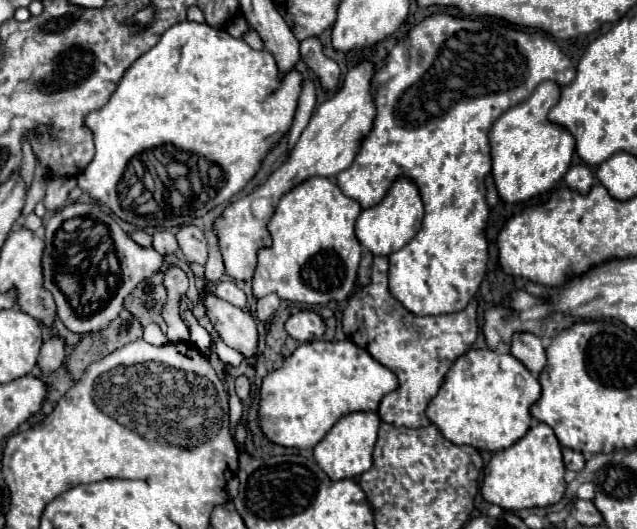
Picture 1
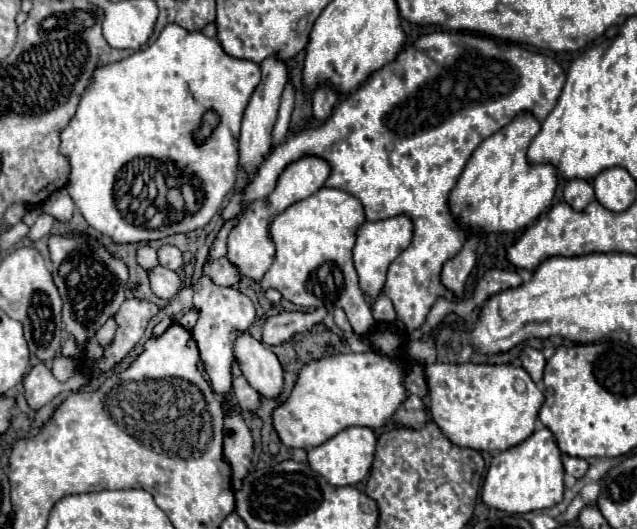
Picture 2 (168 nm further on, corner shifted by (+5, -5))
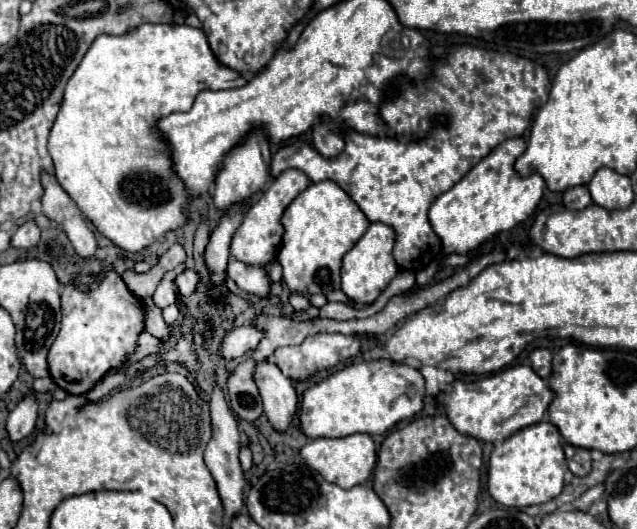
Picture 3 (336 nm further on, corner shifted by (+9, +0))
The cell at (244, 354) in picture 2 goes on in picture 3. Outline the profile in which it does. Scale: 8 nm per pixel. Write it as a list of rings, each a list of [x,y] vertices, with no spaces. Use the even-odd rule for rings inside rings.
[[[264,359],[256,363],[256,387],[260,391],[268,421],[274,429],[284,431],[298,407],[298,395],[290,377],[284,377],[278,365]]]

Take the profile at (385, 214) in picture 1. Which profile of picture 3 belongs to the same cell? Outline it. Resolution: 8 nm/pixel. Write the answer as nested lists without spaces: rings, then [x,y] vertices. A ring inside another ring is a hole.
[[[370,223],[366,233],[358,239],[358,243],[344,255],[342,265],[342,291],[354,299],[356,303],[370,305],[376,301],[380,291],[396,277],[398,267],[392,257],[392,249],[396,243],[396,231],[384,223]]]

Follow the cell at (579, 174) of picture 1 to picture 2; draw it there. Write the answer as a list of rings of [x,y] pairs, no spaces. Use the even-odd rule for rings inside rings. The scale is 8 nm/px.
[[[570,180],[564,188],[564,200],[574,210],[584,210],[594,200],[594,188],[586,180]]]

